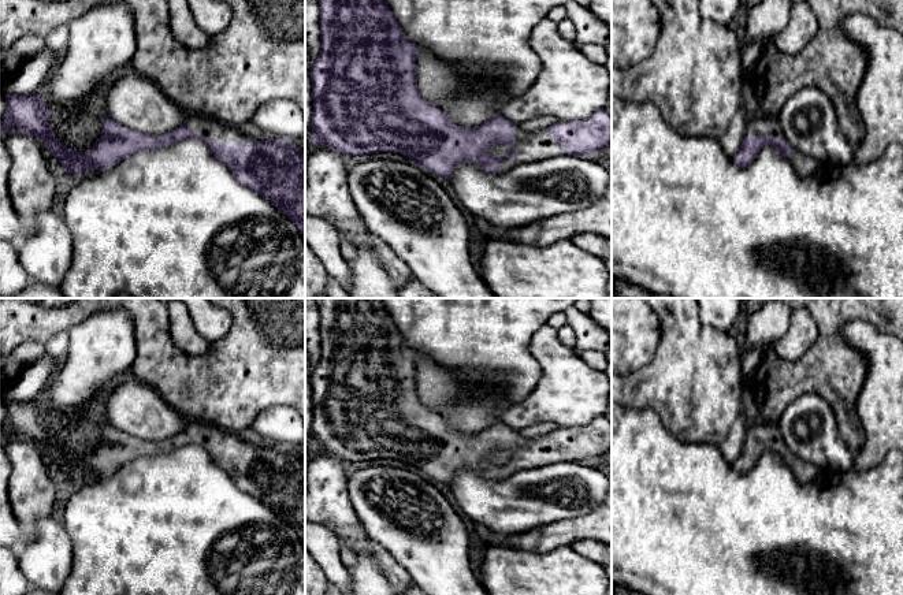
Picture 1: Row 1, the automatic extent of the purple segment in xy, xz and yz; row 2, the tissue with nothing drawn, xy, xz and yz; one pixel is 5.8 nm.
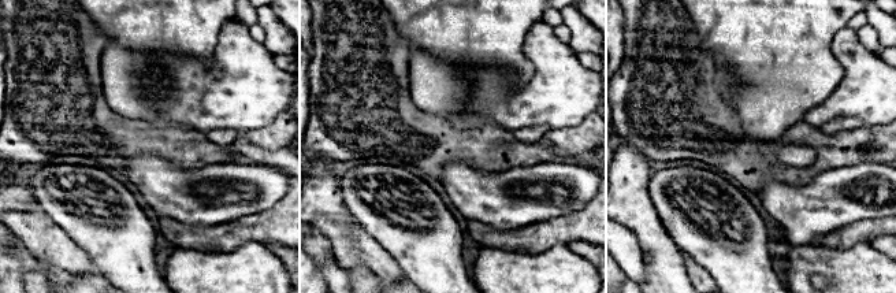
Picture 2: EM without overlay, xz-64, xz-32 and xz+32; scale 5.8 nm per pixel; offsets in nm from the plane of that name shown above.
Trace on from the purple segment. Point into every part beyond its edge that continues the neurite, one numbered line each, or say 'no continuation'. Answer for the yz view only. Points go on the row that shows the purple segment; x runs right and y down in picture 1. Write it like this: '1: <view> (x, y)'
1: yz (760, 125)

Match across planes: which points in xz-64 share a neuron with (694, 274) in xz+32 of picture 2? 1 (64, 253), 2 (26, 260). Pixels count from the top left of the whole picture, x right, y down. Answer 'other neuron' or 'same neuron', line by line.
1: same neuron
2: other neuron

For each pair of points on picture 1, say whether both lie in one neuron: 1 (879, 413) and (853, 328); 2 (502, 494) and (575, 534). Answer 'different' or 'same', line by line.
1: same
2: different

